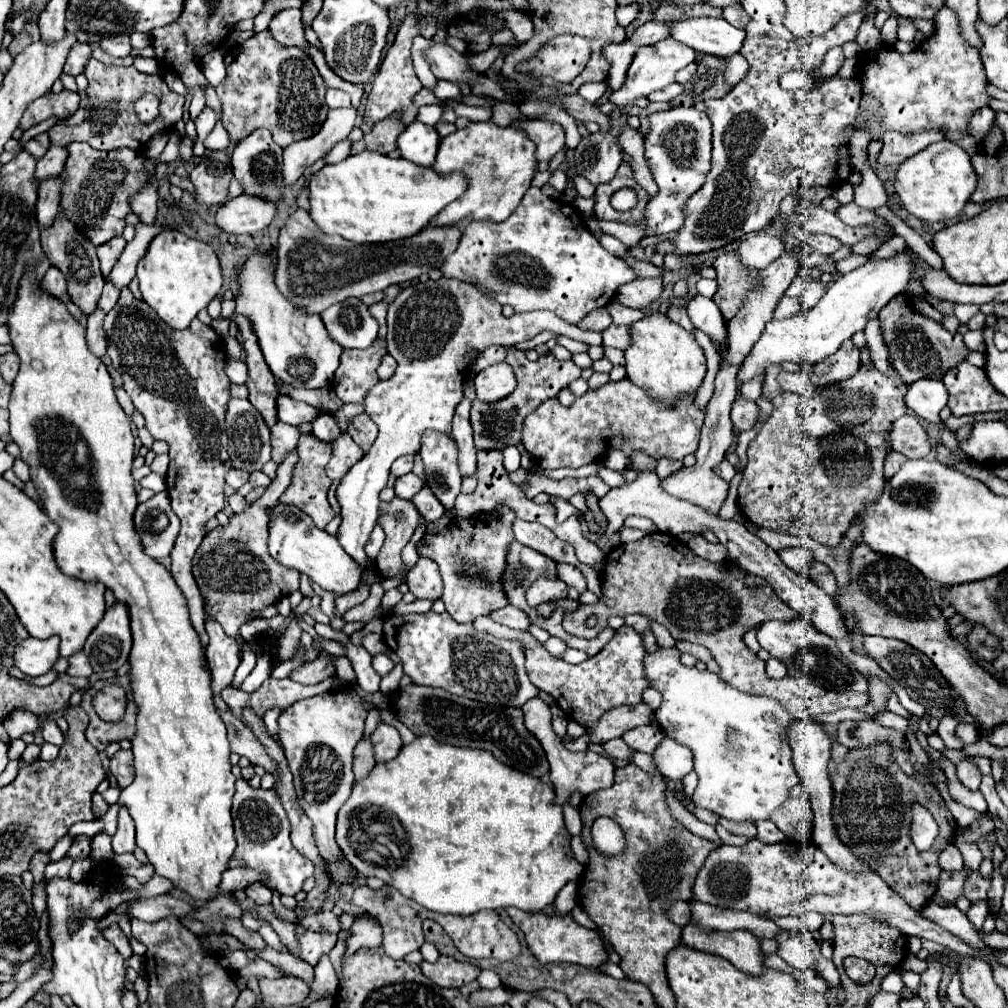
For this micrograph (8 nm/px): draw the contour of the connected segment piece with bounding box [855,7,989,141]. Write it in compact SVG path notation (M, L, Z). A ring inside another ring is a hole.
M943 7L939 11L939 31L935 31L929 39L923 41L921 49L915 49L909 55L901 55L899 51L881 45L881 53L865 53L865 67L859 67L859 77L857 81L861 83L863 93L875 97L879 101L879 109L875 109L873 113L865 115L863 111L857 115L855 123L861 125L861 129L865 129L871 139L879 139L883 137L883 133L887 131L899 131L899 133L913 133L919 129L927 129L927 127L939 127L945 133L945 139L957 141L963 135L967 135L967 123L969 117L987 105L987 77L983 71L983 63L979 57L977 49L971 49L971 45L959 35L957 31L957 19L955 13L949 7Z

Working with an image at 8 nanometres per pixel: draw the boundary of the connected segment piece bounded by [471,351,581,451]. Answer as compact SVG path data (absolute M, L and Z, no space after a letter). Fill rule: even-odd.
M511 351L507 355L507 363L513 367L519 367L519 385L517 389L503 401L495 401L491 405L475 399L471 407L471 425L473 425L473 437L475 437L475 449L477 451L503 451L509 445L521 447L521 433L523 433L523 421L525 417L535 411L541 401L551 399L557 395L559 389L567 387L571 381L581 377L581 369L573 361L559 361L551 353L541 355L539 361L531 363L527 361L523 351Z

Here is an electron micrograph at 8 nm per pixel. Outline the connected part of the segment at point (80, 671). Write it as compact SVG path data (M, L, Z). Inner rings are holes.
M79 651L79 653L69 657L67 673L73 675L73 677L91 677L93 675L93 669L91 669L91 665L89 665L89 661L87 661L83 651Z

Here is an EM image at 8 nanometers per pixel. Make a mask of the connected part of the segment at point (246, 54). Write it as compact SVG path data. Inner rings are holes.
M261 31L245 43L233 45L225 53L227 77L217 85L217 97L221 101L221 121L231 135L231 141L241 141L255 129L269 129L275 143L283 149L299 139L315 135L325 117L327 85L319 75L313 59L301 47L279 45L269 31ZM285 87L285 123L281 123L281 91Z

